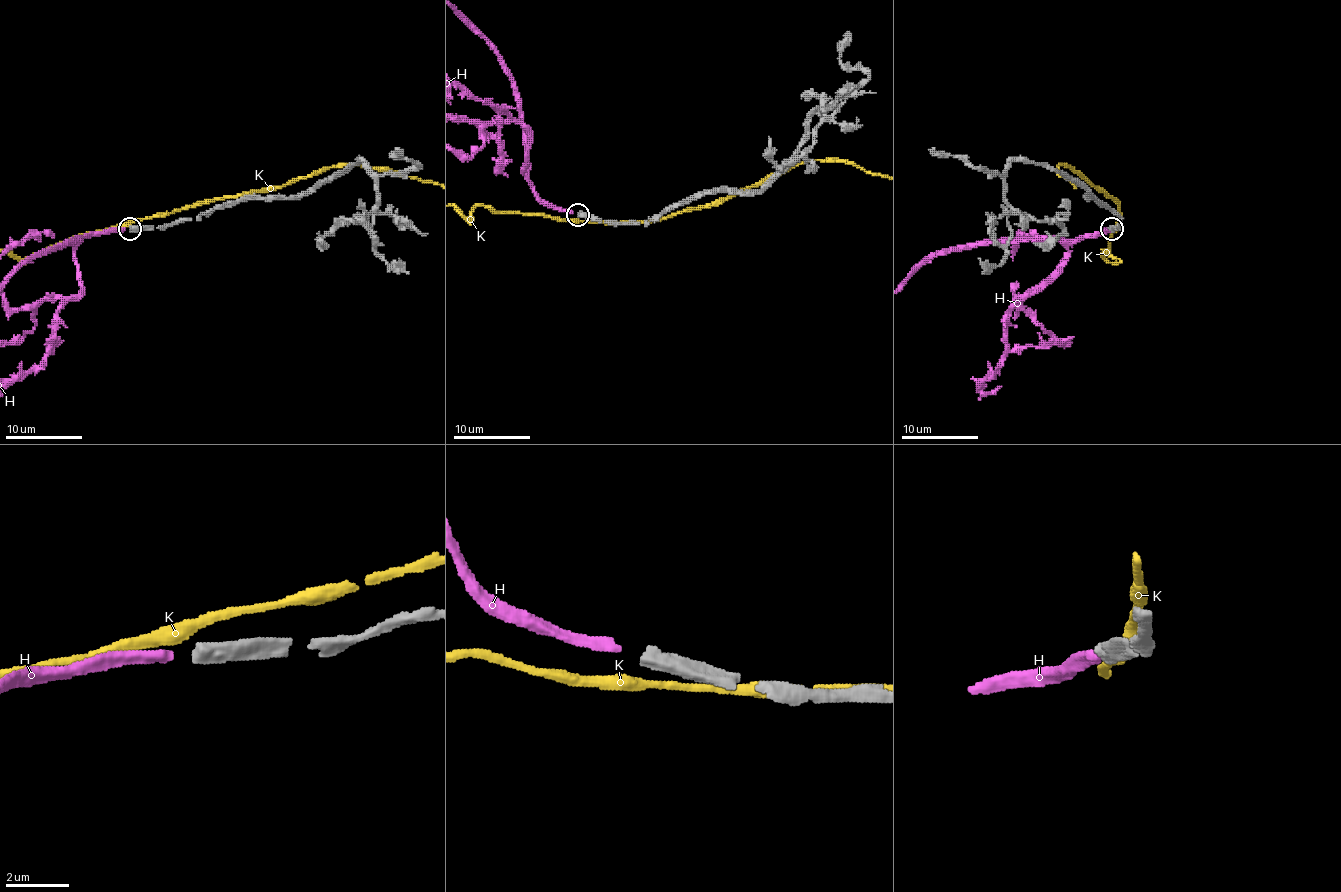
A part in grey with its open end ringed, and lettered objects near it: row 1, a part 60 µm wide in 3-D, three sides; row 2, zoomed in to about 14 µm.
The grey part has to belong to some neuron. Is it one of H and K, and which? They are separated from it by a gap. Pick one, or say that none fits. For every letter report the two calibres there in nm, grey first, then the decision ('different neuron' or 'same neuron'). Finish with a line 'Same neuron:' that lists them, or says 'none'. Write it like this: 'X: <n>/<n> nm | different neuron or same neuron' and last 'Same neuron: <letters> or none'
H: 500/340 nm | same neuron
K: 500/400 nm | different neuron
Same neuron: H

